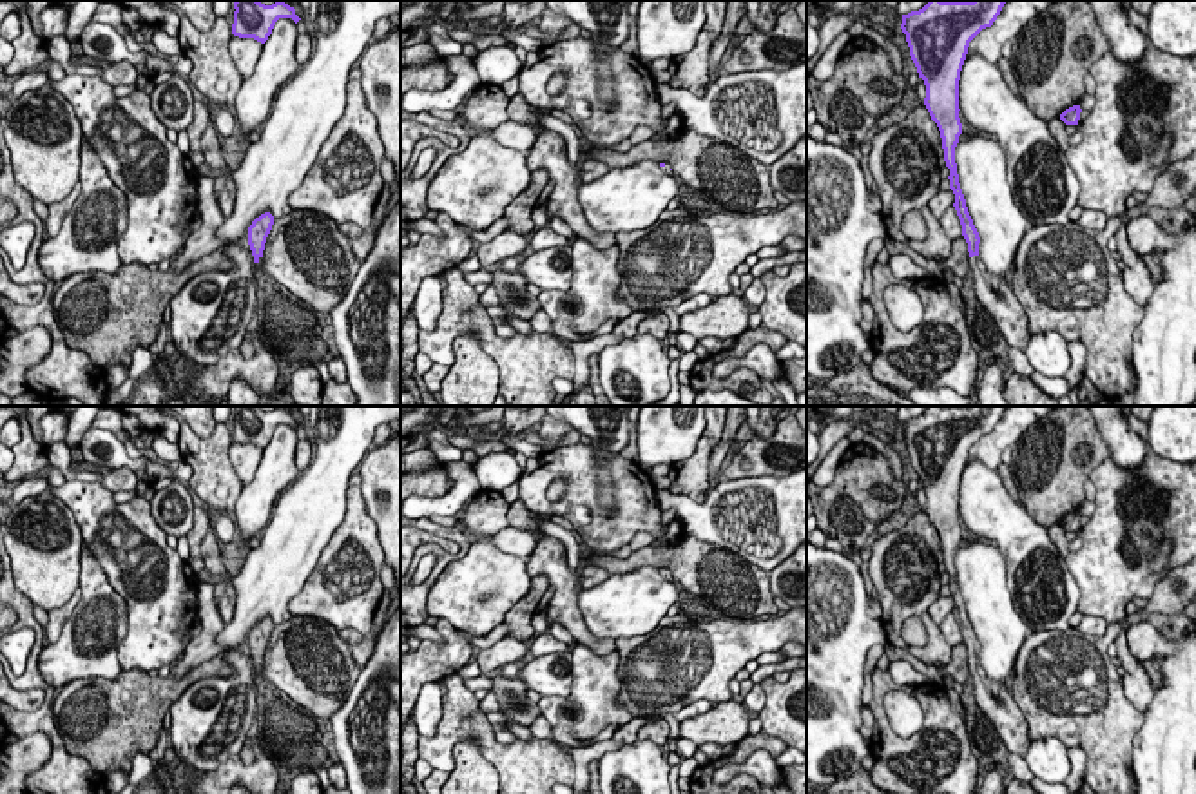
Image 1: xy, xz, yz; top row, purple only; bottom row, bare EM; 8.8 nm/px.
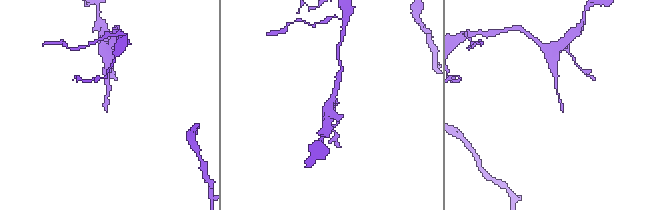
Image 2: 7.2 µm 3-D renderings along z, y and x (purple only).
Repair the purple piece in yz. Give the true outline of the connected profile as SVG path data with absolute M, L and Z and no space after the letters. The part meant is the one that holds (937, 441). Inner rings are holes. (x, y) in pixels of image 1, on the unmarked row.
M930 406L922 415L902 421L901 435L906 441L919 484L926 491L924 511L940 537L944 567L950 575L950 595L955 600L953 613L968 649L977 703L993 721L1008 754L1024 758L1033 741L1026 718L1004 687L989 680L979 663L980 644L968 618L955 569L955 553L962 540L959 486L968 453L982 435L993 431L1006 408Z

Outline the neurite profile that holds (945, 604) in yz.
M940 595L928 609L931 620L940 625L942 620L953 613L955 609L955 600L951 595Z

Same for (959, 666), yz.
M964 642L951 647L951 660L946 665L942 667L928 665L926 673L928 683L942 687L942 682L948 676L951 676L960 685L964 685L971 678L969 658Z

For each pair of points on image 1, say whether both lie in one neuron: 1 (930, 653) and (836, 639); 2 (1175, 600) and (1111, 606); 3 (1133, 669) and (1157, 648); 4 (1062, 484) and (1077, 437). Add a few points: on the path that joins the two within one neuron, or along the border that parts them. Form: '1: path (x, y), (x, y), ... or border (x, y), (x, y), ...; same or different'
1: border (879, 620), (888, 642); different
2: border (1167, 575), (1147, 597); different
3: border (1126, 631), (1128, 649), (1144, 664); different
4: path (1062, 474), (1062, 452), (1066, 448); same

